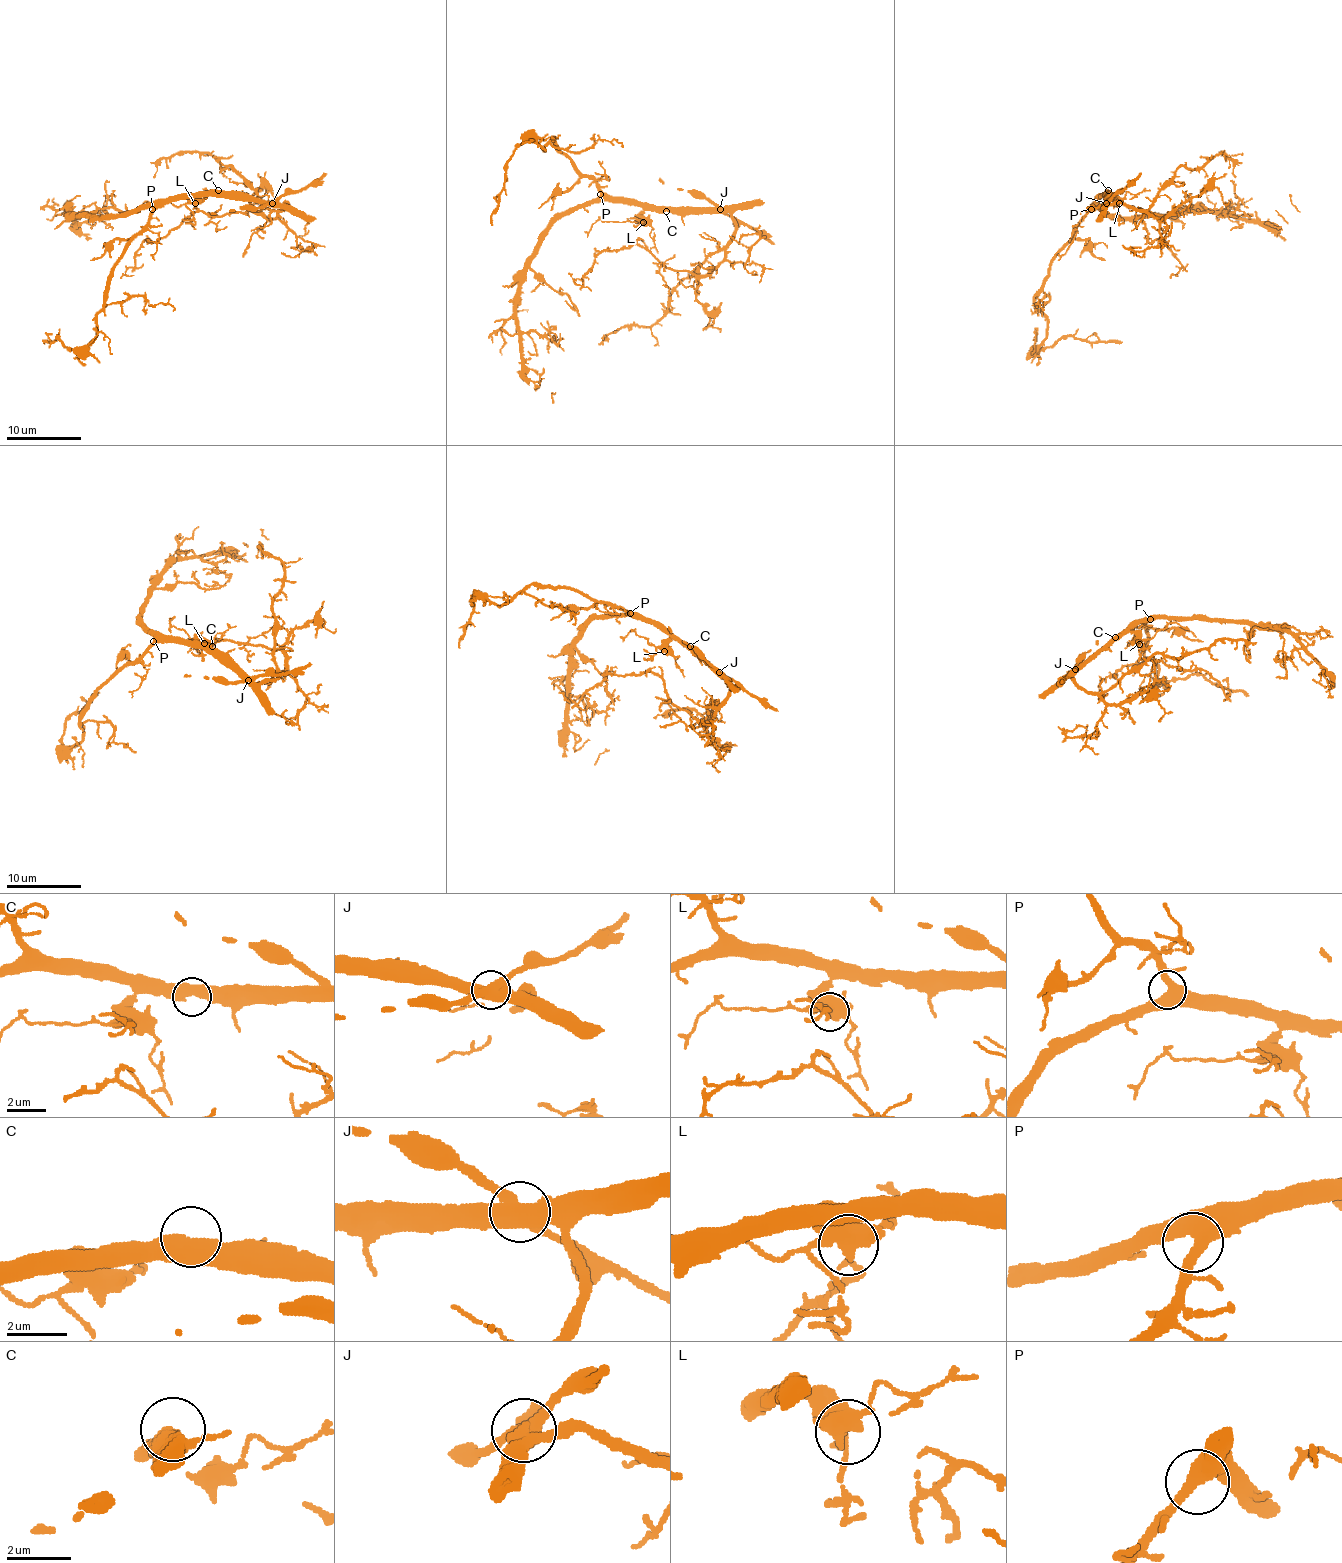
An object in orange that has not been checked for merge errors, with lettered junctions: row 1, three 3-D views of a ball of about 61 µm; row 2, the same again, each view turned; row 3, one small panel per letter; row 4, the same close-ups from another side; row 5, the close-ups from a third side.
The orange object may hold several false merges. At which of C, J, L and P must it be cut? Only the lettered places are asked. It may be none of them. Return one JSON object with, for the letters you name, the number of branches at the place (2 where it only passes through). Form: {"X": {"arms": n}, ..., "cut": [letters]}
{"J": {"arms": 4}, "cut": ["J"]}

